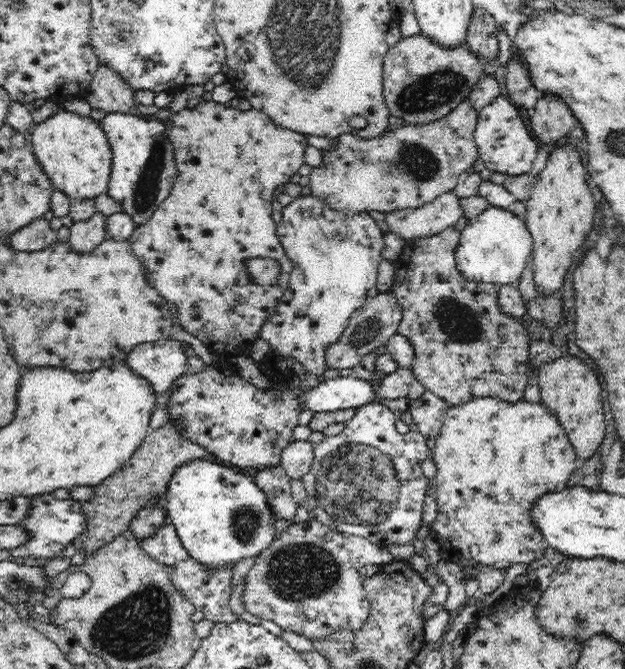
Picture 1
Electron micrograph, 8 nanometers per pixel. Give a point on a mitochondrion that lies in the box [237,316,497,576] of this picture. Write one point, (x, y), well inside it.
(353, 481)

